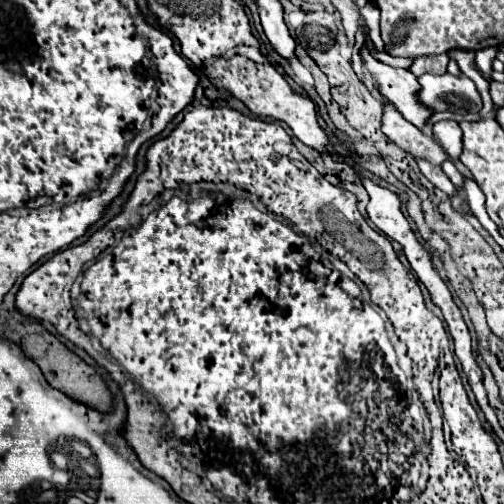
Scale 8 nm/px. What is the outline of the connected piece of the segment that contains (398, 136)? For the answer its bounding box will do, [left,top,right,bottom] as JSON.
[373,85,451,165]

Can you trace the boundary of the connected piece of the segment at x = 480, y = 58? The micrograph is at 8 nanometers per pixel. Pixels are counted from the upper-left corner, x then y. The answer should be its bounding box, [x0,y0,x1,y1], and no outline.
[475,49,497,73]

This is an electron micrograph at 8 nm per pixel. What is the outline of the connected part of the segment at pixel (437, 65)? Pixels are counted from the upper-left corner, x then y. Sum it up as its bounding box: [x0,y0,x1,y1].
[411,55,449,77]

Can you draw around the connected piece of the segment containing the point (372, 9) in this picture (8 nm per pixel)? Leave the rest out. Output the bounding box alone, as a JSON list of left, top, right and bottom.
[359,3,386,52]

